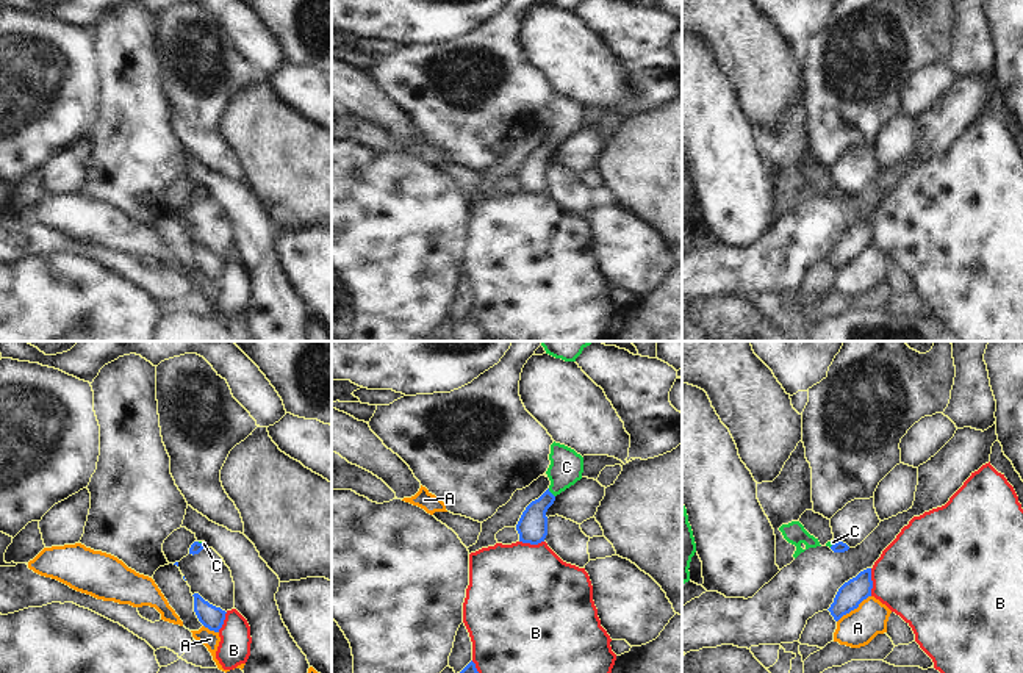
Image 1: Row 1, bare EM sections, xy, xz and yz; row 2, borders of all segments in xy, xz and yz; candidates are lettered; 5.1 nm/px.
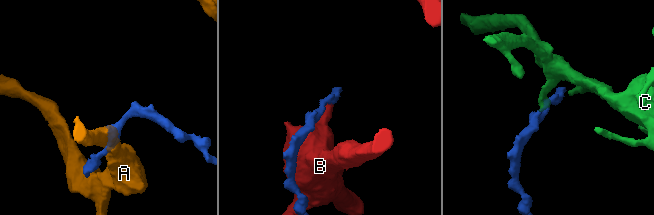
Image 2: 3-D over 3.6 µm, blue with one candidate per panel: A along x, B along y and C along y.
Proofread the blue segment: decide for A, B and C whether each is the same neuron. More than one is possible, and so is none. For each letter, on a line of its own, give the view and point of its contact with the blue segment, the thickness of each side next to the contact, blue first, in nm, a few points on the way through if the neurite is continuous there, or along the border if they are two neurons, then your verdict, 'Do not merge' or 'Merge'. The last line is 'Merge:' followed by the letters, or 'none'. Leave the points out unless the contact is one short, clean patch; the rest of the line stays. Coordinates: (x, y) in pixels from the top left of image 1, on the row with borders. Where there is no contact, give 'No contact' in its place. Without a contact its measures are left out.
A: Touches blue at yz (853, 609). Thickness 140 nm (blue) against 190 nm. Boundary: yz (870, 595), (837, 622). Do not merge
B: Touches blue at yz (872, 583). Thickness 140 nm (blue) against 440 nm. Do not merge
C: Touches blue at xz (551, 493). Thickness 160 nm (blue) against 170 nm. Path across: xz (532, 526), (535, 511), (551, 493), (567, 467). Merge
Merge: C

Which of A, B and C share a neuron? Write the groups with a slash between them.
A / B / C

